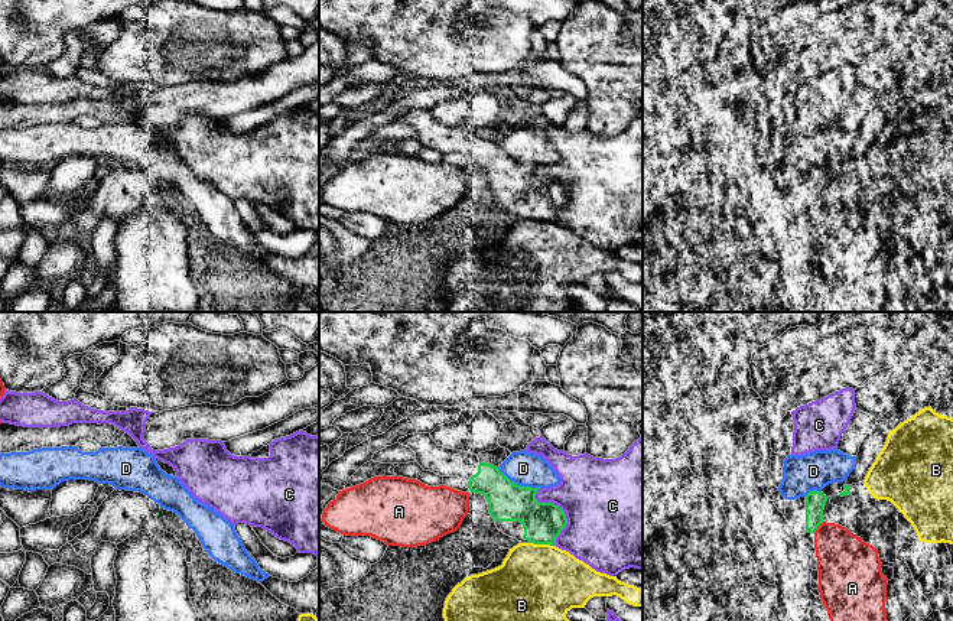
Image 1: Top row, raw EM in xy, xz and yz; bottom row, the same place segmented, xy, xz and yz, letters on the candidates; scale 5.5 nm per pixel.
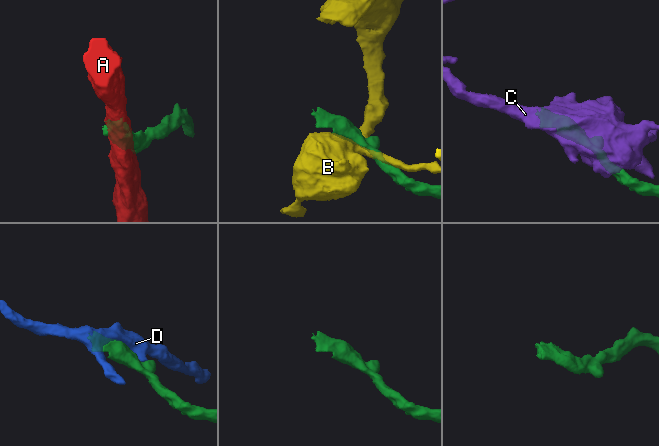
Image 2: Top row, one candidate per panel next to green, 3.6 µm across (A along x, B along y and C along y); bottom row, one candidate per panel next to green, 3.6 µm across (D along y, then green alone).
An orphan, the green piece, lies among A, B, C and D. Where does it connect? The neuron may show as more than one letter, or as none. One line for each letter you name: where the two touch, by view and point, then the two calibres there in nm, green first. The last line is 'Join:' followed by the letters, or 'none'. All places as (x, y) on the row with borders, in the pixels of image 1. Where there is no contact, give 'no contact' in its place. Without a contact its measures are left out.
Join: none

